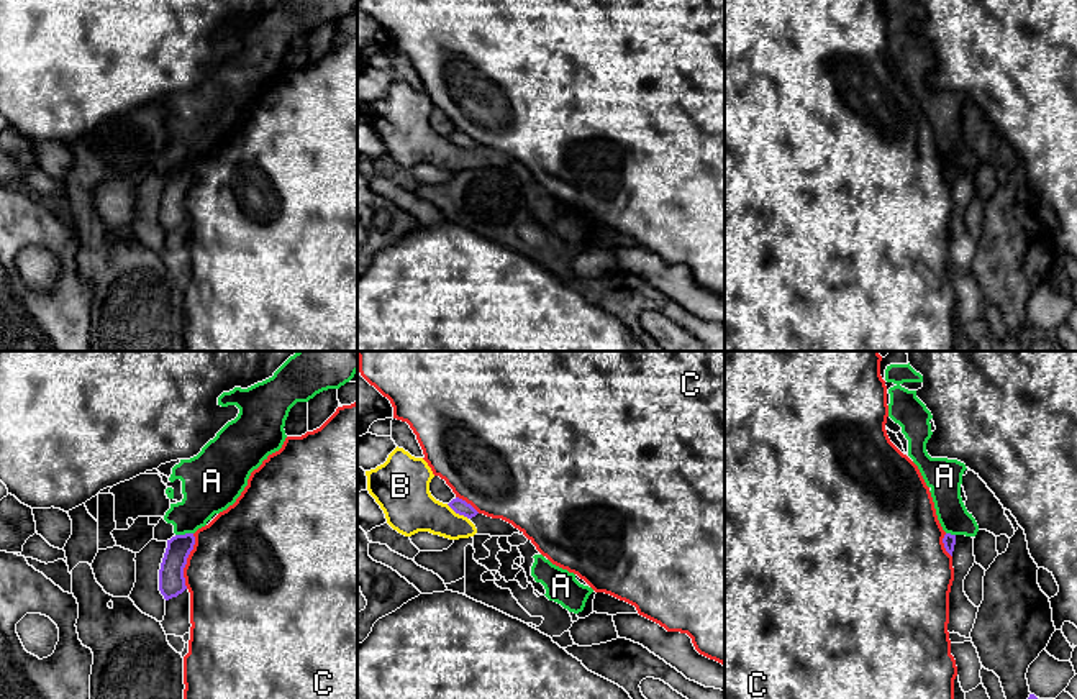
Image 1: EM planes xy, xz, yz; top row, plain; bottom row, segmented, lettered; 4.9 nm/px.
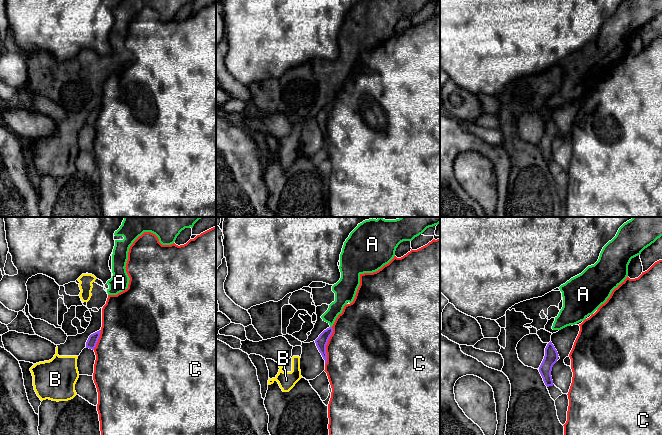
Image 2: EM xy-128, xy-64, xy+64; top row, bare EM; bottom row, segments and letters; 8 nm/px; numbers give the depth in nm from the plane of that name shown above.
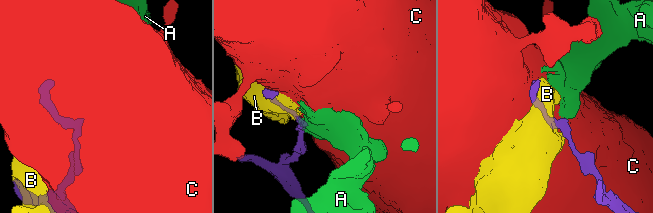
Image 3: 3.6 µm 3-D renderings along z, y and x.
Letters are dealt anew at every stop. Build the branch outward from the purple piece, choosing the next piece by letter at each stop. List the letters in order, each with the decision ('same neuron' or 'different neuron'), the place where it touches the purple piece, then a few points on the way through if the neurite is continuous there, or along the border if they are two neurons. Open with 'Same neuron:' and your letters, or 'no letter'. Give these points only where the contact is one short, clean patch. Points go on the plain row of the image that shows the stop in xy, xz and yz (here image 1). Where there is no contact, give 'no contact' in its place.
Same neuron: no letter
A: different neuron; contact xy (186, 166); border xy (192, 164), (176, 168)
B: different neuron; contact xz (458, 145)
C: different neuron; contact xy (186, 194)

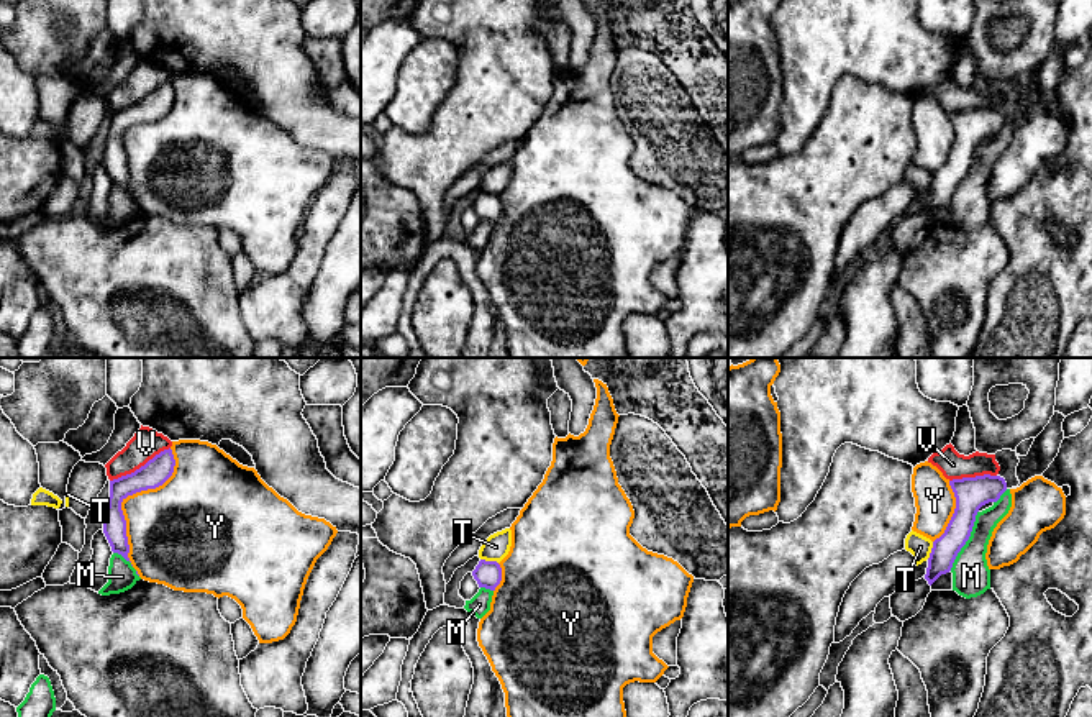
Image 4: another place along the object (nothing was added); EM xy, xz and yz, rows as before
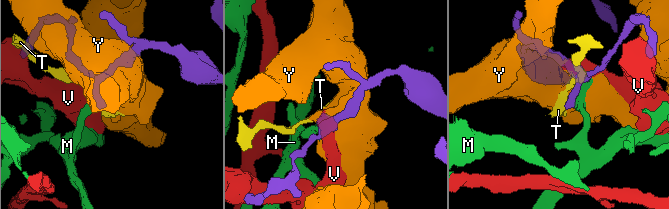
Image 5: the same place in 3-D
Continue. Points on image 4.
Same neuron: no letter
M: different neuron; contact yz (968, 171)
T: different neuron; contact xz (489, 194); border xz (481, 191), (497, 196)
V: different neuron; contact xy (141, 99)
Y: different neuron; contact xy (128, 127)

